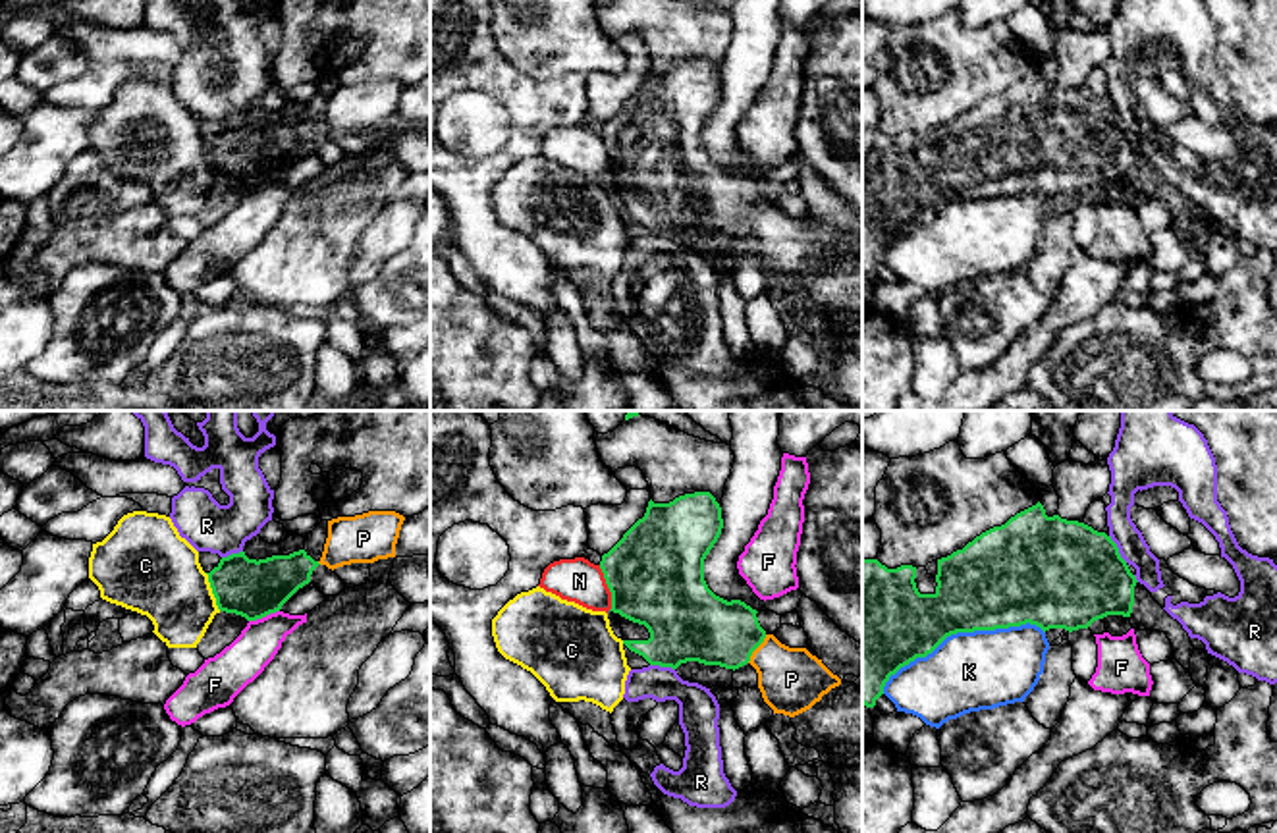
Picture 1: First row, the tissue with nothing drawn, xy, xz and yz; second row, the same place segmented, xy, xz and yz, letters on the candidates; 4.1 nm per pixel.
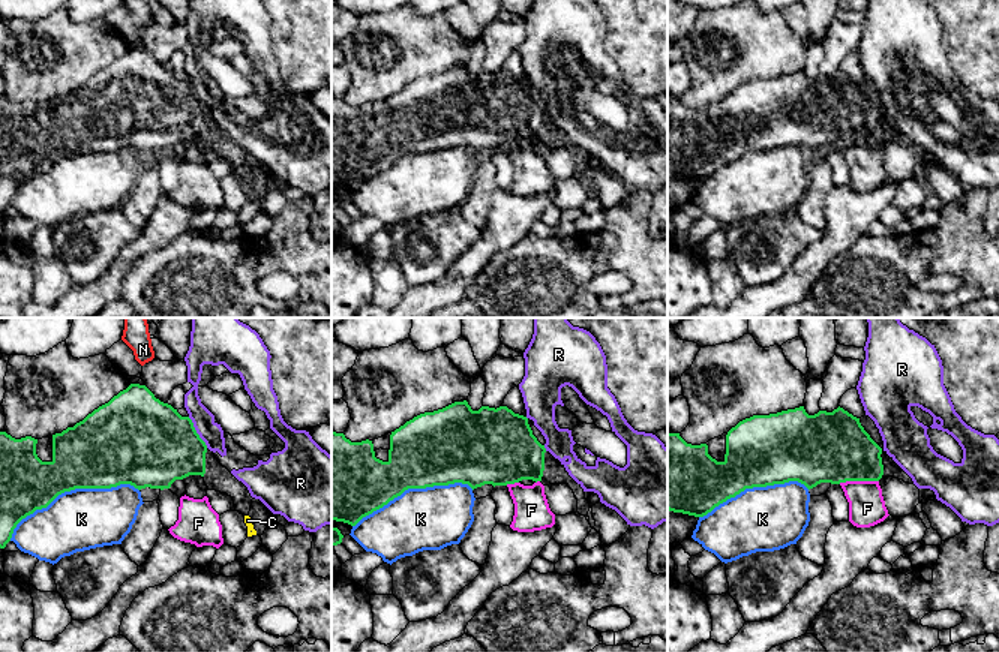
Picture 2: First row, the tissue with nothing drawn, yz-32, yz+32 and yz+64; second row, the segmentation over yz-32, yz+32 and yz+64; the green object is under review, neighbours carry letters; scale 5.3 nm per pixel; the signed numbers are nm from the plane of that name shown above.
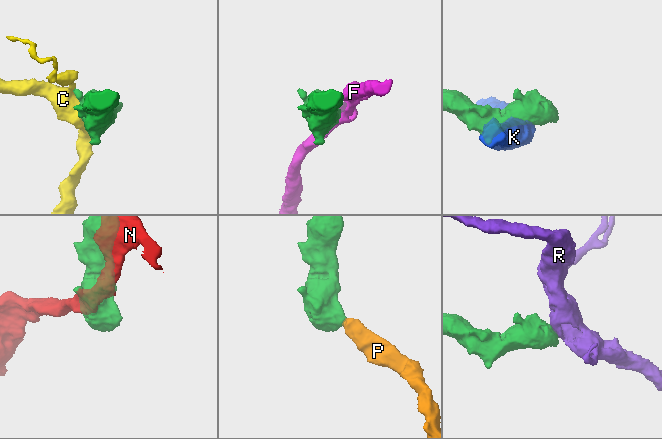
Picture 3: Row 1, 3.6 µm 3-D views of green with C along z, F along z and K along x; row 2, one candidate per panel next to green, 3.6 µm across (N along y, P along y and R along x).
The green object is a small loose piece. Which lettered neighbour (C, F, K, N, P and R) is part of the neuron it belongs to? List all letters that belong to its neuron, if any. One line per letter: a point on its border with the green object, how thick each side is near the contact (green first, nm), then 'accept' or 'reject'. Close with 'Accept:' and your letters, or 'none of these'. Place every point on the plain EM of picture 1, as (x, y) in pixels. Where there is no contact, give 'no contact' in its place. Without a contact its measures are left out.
C: contact xy (213, 161); calibres 240 and 360 nm; reject
F: contact xy (263, 184); calibres 240 and 180 nm; reject
K: contact yz (959, 199); calibres 380 and 340 nm; reject
N: contact xz (608, 155); calibres 400 and 180 nm; reject
P: contact xz (757, 214); calibres 300 and 280 nm; accept
R: contact yz (1117, 116); calibres 440 and 120 nm; reject
Accept: P

